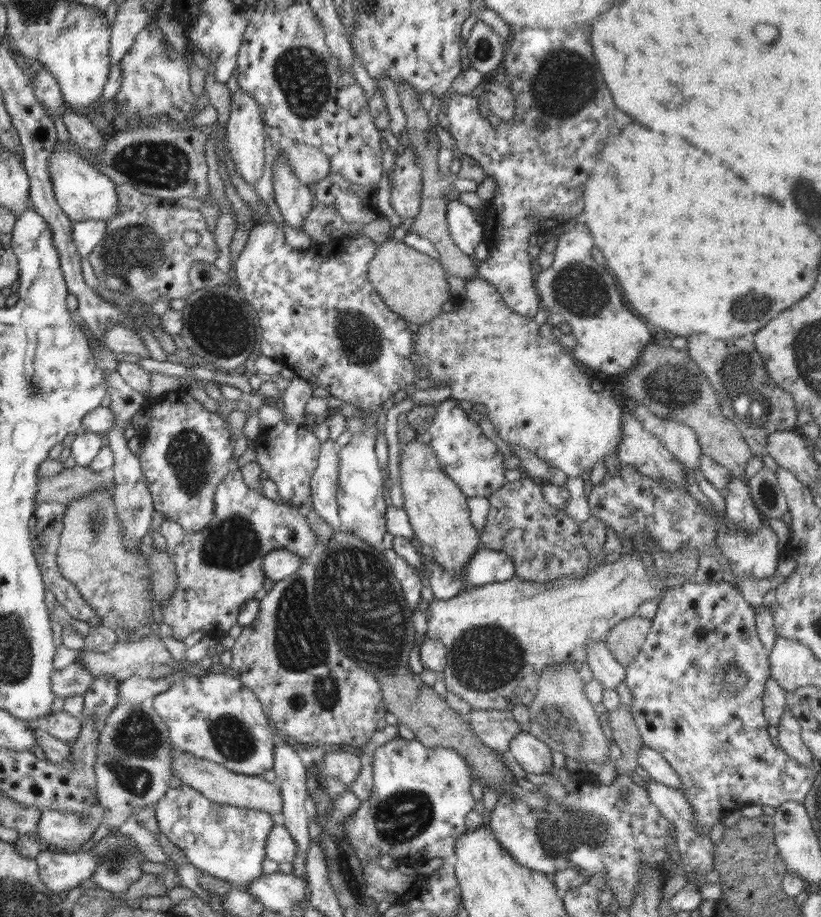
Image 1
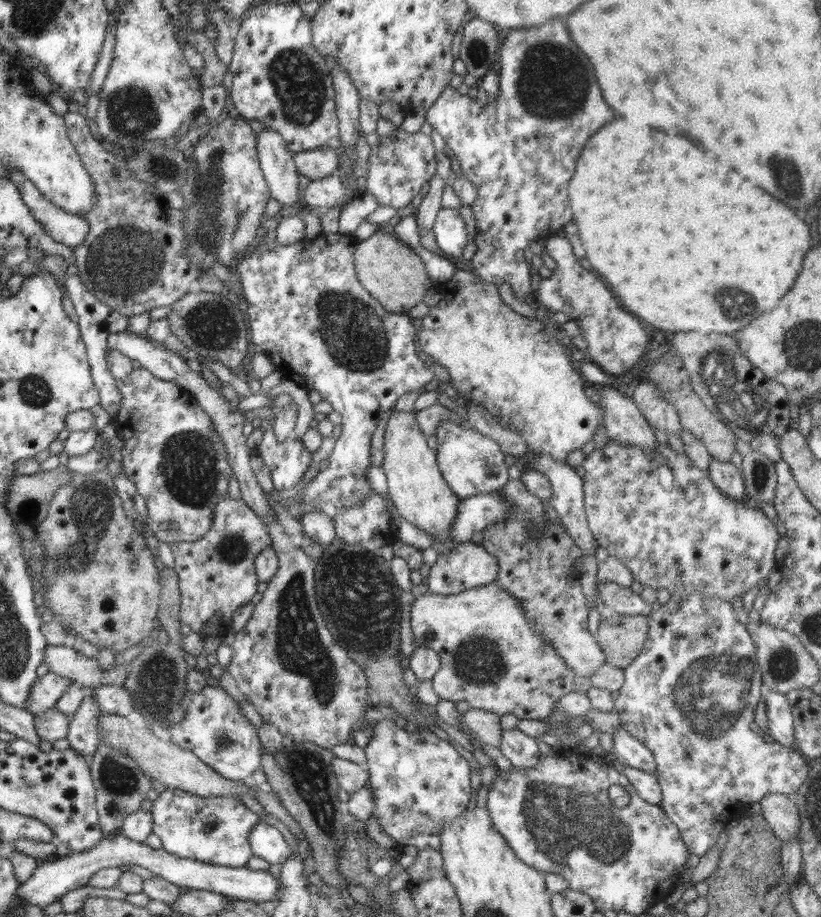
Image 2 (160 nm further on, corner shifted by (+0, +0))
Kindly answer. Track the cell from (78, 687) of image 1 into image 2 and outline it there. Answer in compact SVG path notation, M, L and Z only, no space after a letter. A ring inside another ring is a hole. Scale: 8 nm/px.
M49 671L38 677L32 684L25 709L33 715L37 715L54 707L64 689L68 688L68 685L74 684L77 683Z

